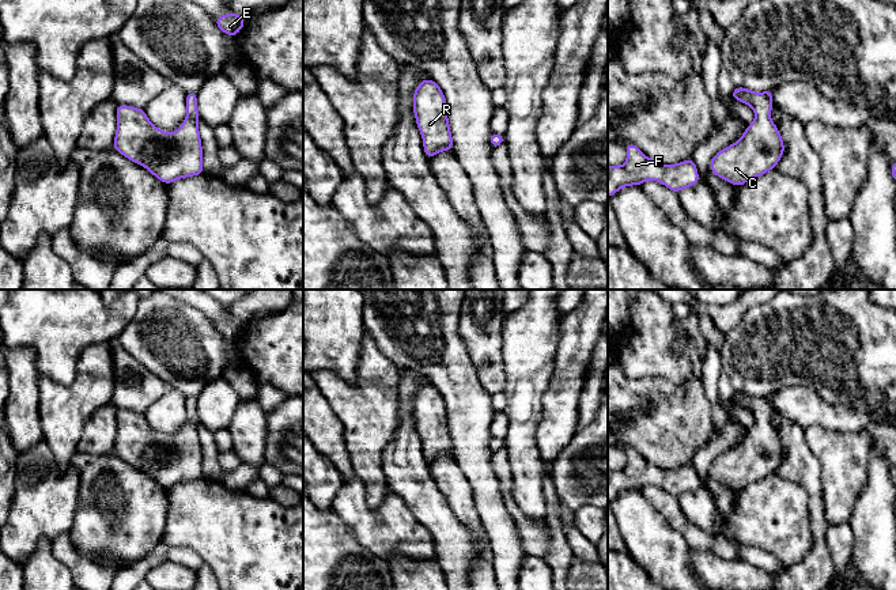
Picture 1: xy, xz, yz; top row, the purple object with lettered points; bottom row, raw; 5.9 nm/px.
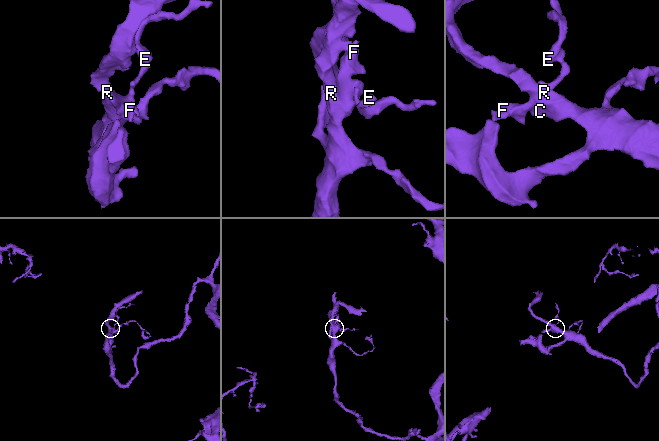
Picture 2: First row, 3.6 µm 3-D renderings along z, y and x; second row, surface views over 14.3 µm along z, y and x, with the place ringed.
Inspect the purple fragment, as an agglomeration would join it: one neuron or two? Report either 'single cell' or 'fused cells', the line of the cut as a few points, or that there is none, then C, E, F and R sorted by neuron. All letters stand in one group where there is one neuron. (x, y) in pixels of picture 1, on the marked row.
single cell | no cut | C E F R

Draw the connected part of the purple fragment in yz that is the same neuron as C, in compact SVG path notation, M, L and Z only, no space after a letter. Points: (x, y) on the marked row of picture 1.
M736 87L731 97L749 105L755 110L756 118L746 126L738 141L712 156L710 170L721 179L741 188L749 179L775 169L783 156L785 144L770 117L772 90L755 92L749 88Z

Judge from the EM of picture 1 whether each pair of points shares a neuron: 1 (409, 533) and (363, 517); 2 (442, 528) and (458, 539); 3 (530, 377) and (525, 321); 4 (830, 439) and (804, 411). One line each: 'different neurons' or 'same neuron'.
1: same neuron
2: same neuron
3: same neuron
4: different neurons

